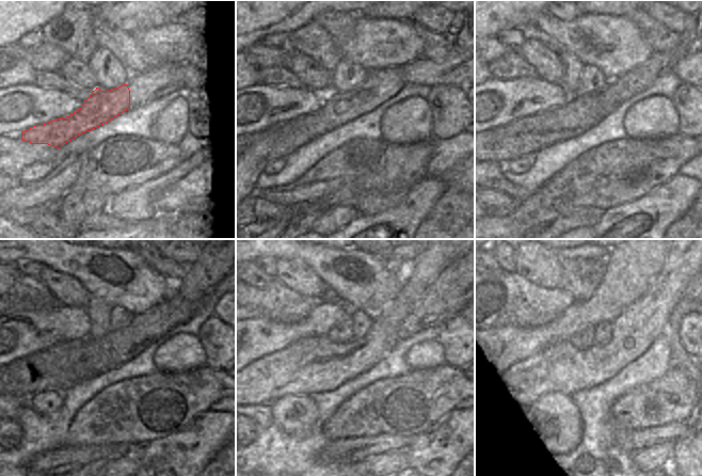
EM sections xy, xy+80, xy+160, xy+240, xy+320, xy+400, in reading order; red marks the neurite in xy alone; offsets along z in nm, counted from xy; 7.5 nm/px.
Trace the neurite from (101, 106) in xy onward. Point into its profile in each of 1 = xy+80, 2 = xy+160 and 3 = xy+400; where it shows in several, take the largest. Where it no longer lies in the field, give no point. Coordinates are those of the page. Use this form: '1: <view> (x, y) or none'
1: xy+80 (338, 108)
2: xy+160 (501, 144)
3: xy+400 (691, 294)

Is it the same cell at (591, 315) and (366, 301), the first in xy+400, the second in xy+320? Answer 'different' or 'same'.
different

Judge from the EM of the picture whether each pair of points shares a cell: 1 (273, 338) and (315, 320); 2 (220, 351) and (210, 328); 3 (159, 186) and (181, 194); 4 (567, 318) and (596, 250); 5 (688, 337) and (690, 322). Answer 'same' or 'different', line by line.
1: same
2: same
3: different
4: different
5: same

